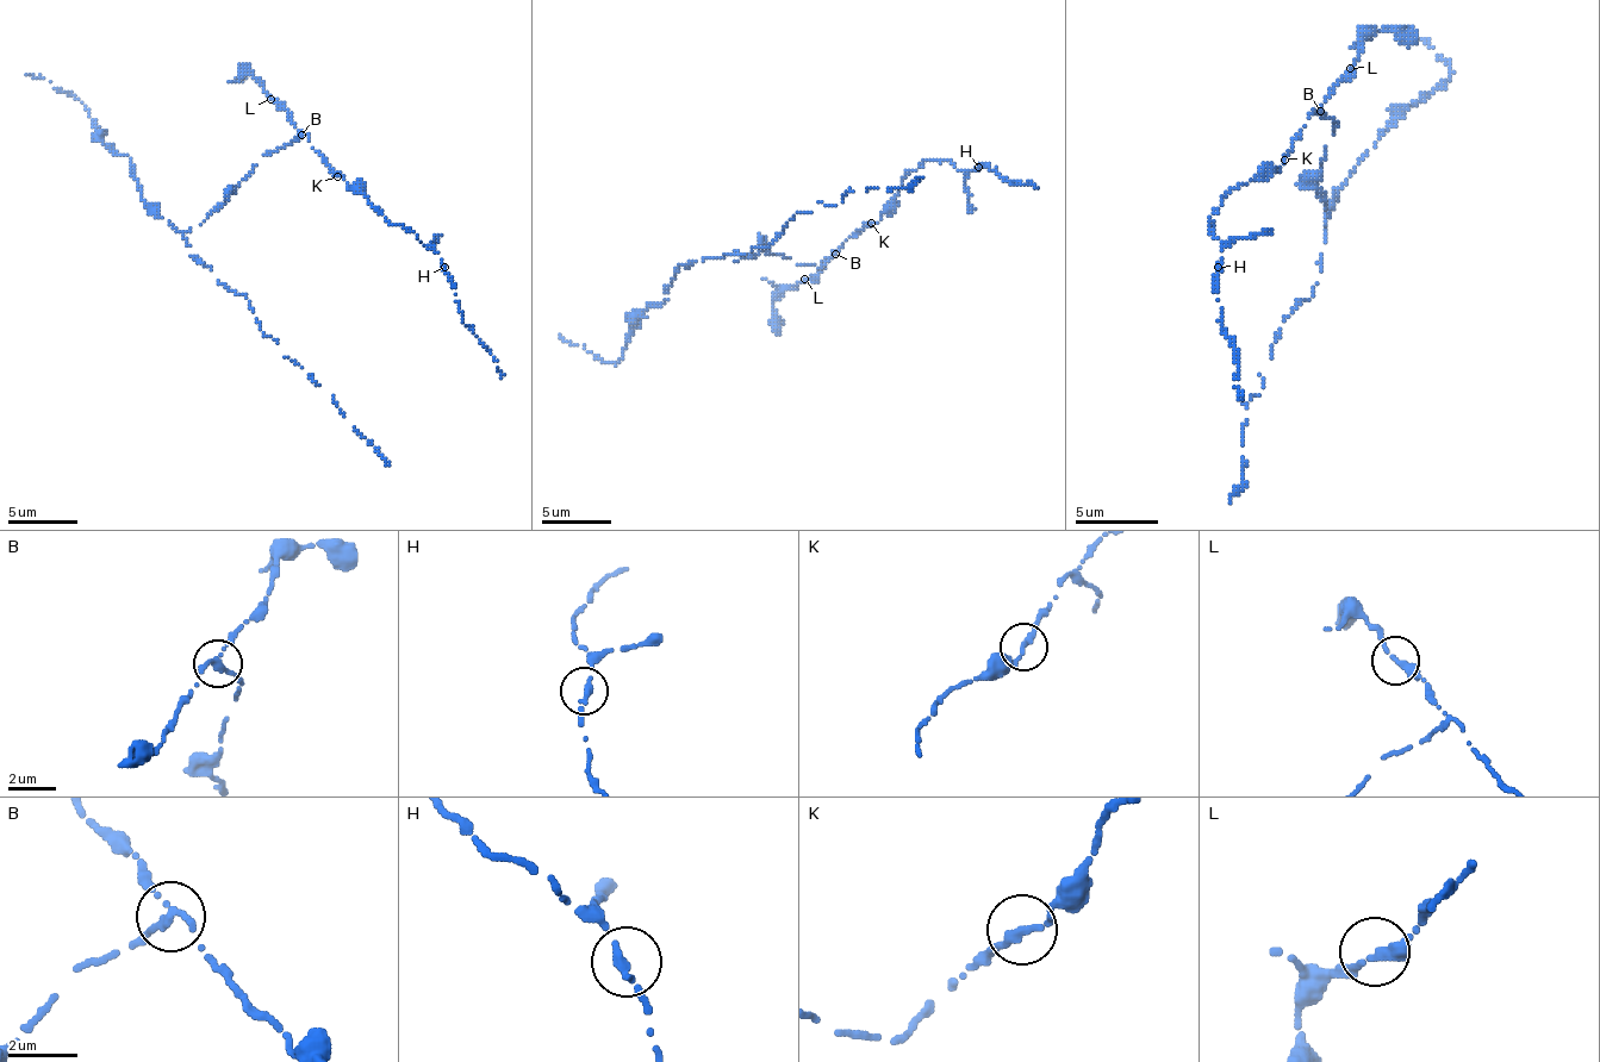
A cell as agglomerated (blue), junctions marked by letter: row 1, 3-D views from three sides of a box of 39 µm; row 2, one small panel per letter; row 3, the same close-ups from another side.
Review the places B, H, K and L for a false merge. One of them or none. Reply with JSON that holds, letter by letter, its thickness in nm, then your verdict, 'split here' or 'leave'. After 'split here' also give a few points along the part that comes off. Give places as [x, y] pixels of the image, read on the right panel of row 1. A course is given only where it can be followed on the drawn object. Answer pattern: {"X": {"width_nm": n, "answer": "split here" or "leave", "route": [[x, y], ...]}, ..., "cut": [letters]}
{"B": {"width_nm": 240, "answer": "split here", "route": [[1321, 110], [1338, 122], [1317, 185], [1330, 213], [1313, 295], [1284, 320], [1246, 404], [1243, 486], [1230, 503]]}, "H": {"width_nm": 220, "answer": "leave"}, "K": {"width_nm": 240, "answer": "leave"}, "L": {"width_nm": 280, "answer": "leave"}, "cut": ["B"]}

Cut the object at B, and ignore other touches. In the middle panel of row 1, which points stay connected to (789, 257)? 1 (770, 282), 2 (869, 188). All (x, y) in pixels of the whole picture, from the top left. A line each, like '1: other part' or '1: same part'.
1: other part
2: same part

